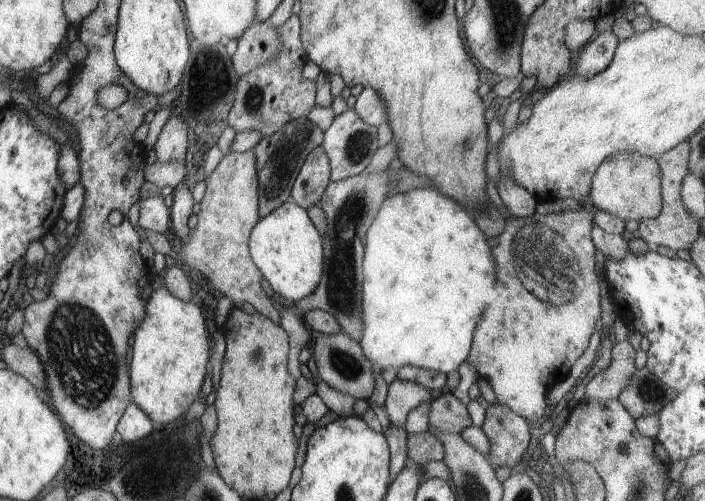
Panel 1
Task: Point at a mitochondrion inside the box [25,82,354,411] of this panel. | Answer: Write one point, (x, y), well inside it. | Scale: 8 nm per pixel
(254, 98)

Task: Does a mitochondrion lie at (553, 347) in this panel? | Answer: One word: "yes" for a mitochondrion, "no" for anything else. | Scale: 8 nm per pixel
no

